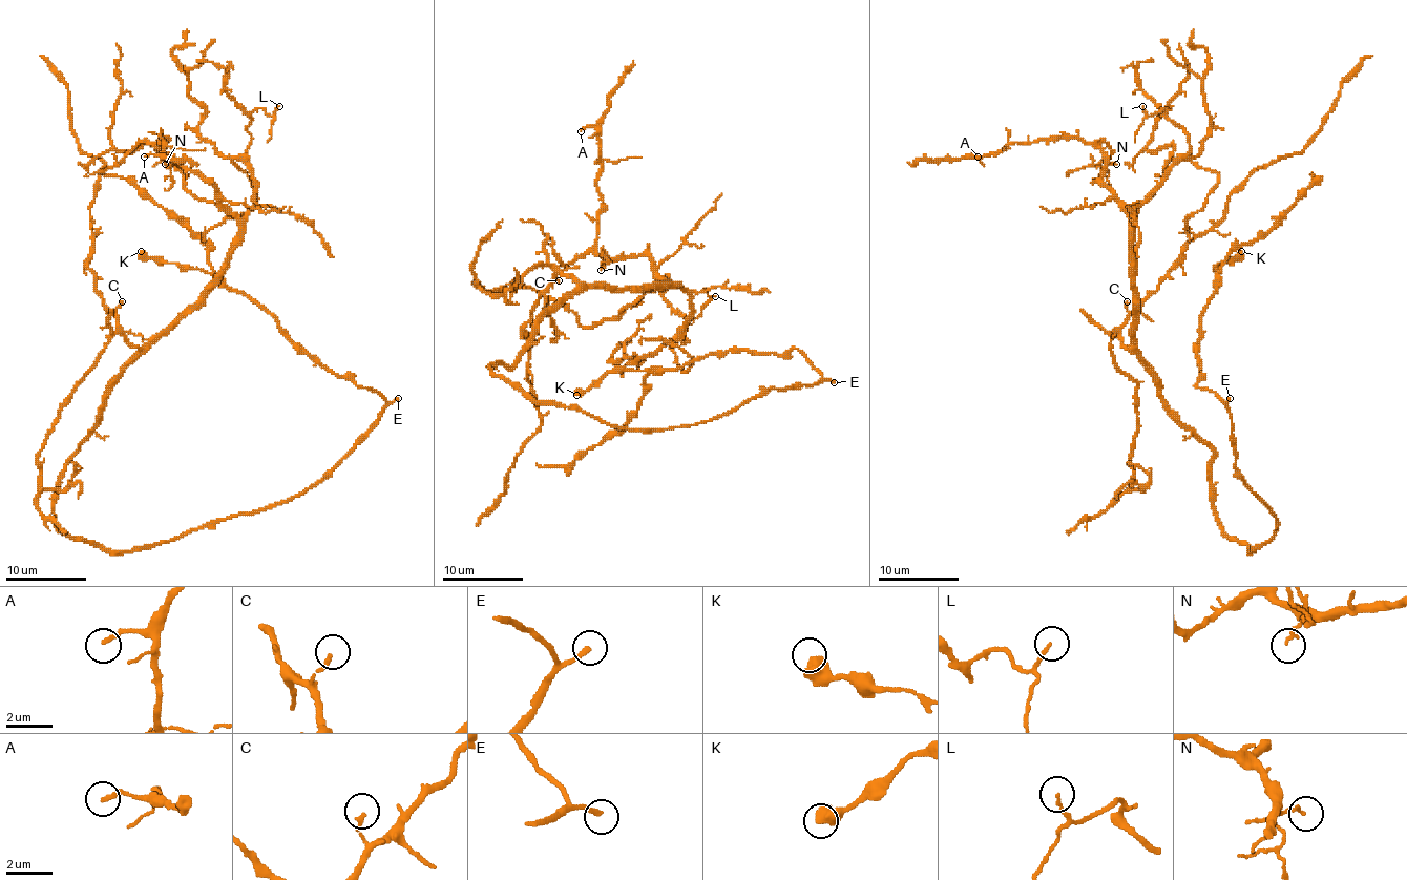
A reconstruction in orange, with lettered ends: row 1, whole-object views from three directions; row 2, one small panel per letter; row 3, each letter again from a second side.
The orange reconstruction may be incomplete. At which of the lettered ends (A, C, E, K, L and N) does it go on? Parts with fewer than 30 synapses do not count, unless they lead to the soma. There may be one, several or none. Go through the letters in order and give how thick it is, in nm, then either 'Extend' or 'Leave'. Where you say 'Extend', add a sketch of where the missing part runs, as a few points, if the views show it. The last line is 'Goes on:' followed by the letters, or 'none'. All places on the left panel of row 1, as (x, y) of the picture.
A: Thickness 170 nm. Leave
C: Thickness 160 nm. Leave
E: Thickness 200 nm. Extend
K: Thickness 600 nm. Leave
L: Thickness 140 nm. Leave
N: Thickness 120 nm. Leave
Goes on: E

